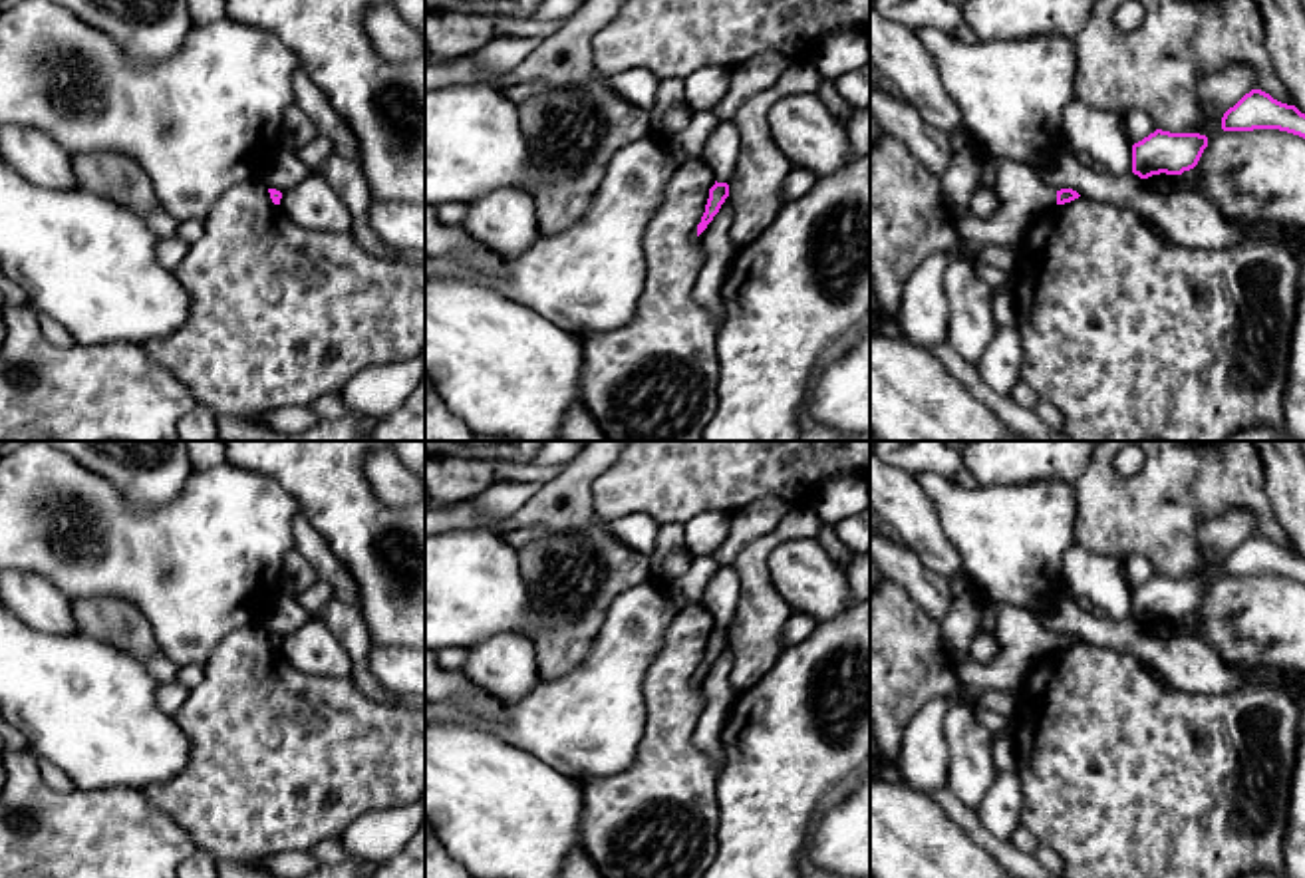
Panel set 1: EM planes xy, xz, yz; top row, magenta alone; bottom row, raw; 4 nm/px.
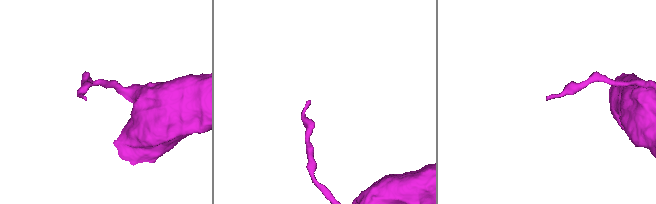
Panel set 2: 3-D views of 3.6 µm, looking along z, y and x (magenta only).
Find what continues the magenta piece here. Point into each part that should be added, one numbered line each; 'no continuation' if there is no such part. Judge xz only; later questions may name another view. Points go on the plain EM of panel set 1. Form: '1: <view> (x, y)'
1: xz (720, 598)

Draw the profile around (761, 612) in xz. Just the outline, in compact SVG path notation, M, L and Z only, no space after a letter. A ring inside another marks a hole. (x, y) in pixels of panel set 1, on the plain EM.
M797 505L775 530L745 540L737 548L729 566L739 576L741 594L727 628L733 650L729 681L737 693L743 693L773 669L785 648L783 626L793 614L769 578L769 552L785 540L816 538L818 530L818 516L806 505Z

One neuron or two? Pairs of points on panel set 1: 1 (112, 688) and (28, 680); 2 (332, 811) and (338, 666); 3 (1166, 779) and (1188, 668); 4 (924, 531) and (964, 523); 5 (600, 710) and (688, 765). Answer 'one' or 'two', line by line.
1: one
2: two
3: two
4: two
5: two

